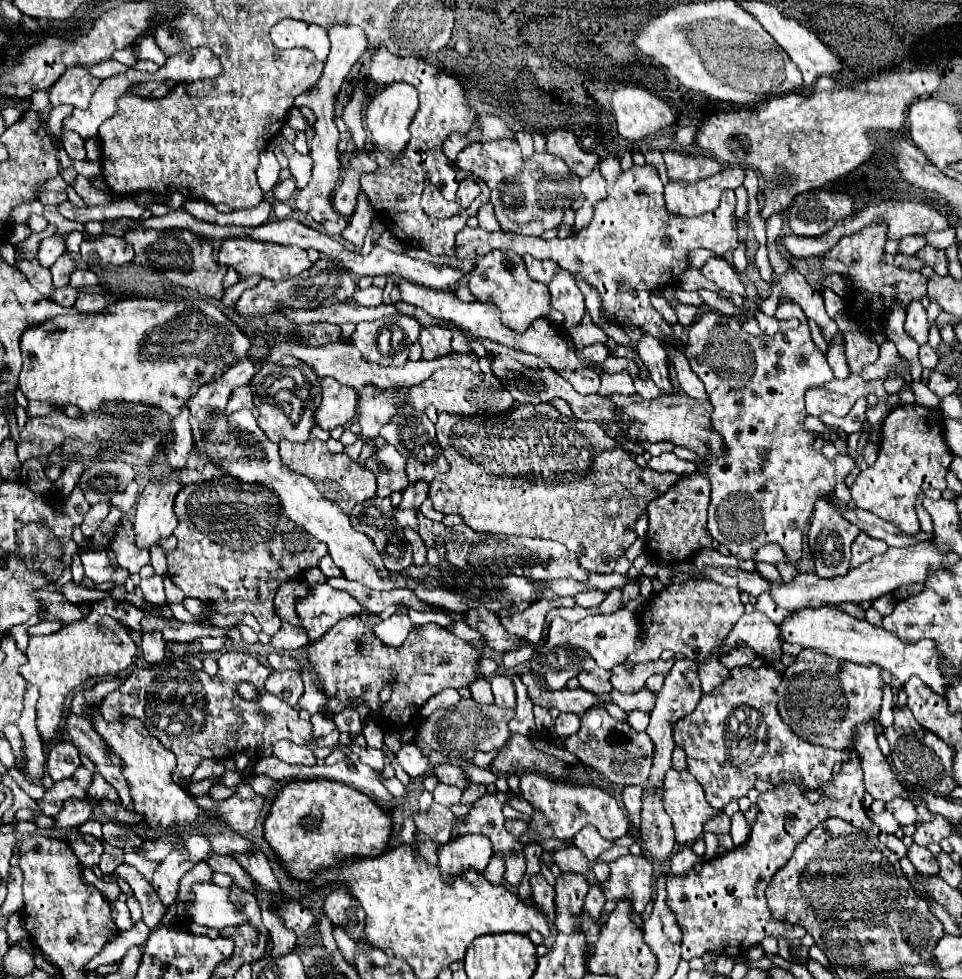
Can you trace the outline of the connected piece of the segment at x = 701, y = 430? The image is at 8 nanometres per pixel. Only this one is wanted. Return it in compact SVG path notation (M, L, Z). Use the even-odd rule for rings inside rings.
M638 392L636 394L610 394L608 400L616 404L616 424L620 434L630 442L660 442L670 440L676 446L684 446L694 450L698 456L706 456L712 448L716 456L722 456L722 436L712 430L710 426L710 412L712 406L708 400L696 400L686 394L666 394L654 400L644 400ZM628 418L628 422L624 422Z

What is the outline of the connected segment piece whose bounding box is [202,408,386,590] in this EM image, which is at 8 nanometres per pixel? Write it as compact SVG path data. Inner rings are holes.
M242 408L232 414L218 412L218 416L214 416L214 432L210 432L206 440L202 440L202 456L210 458L218 468L226 470L226 474L236 478L238 482L250 484L250 486L262 486L274 492L280 498L280 508L284 516L292 524L302 526L316 540L324 542L328 546L330 558L344 572L348 580L356 580L356 582L366 584L368 588L382 590L380 574L386 574L386 568L372 540L366 534L356 532L350 526L348 514L344 514L338 508L338 504L326 500L316 490L312 480L302 478L296 472L290 472L282 464L280 454L278 454L278 444L268 440L268 436L262 432L262 428L258 426L256 418L252 416L248 408Z

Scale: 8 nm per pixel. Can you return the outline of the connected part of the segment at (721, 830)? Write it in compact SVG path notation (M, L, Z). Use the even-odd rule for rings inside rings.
M720 814L712 820L708 820L704 824L704 832L712 832L712 834L728 834L730 832L730 818L726 814Z

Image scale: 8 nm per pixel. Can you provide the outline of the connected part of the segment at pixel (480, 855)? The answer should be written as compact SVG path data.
M466 834L456 836L448 844L438 846L438 860L440 860L440 872L446 882L454 878L460 872L466 872L468 868L474 868L482 872L492 858L490 840L482 834Z

